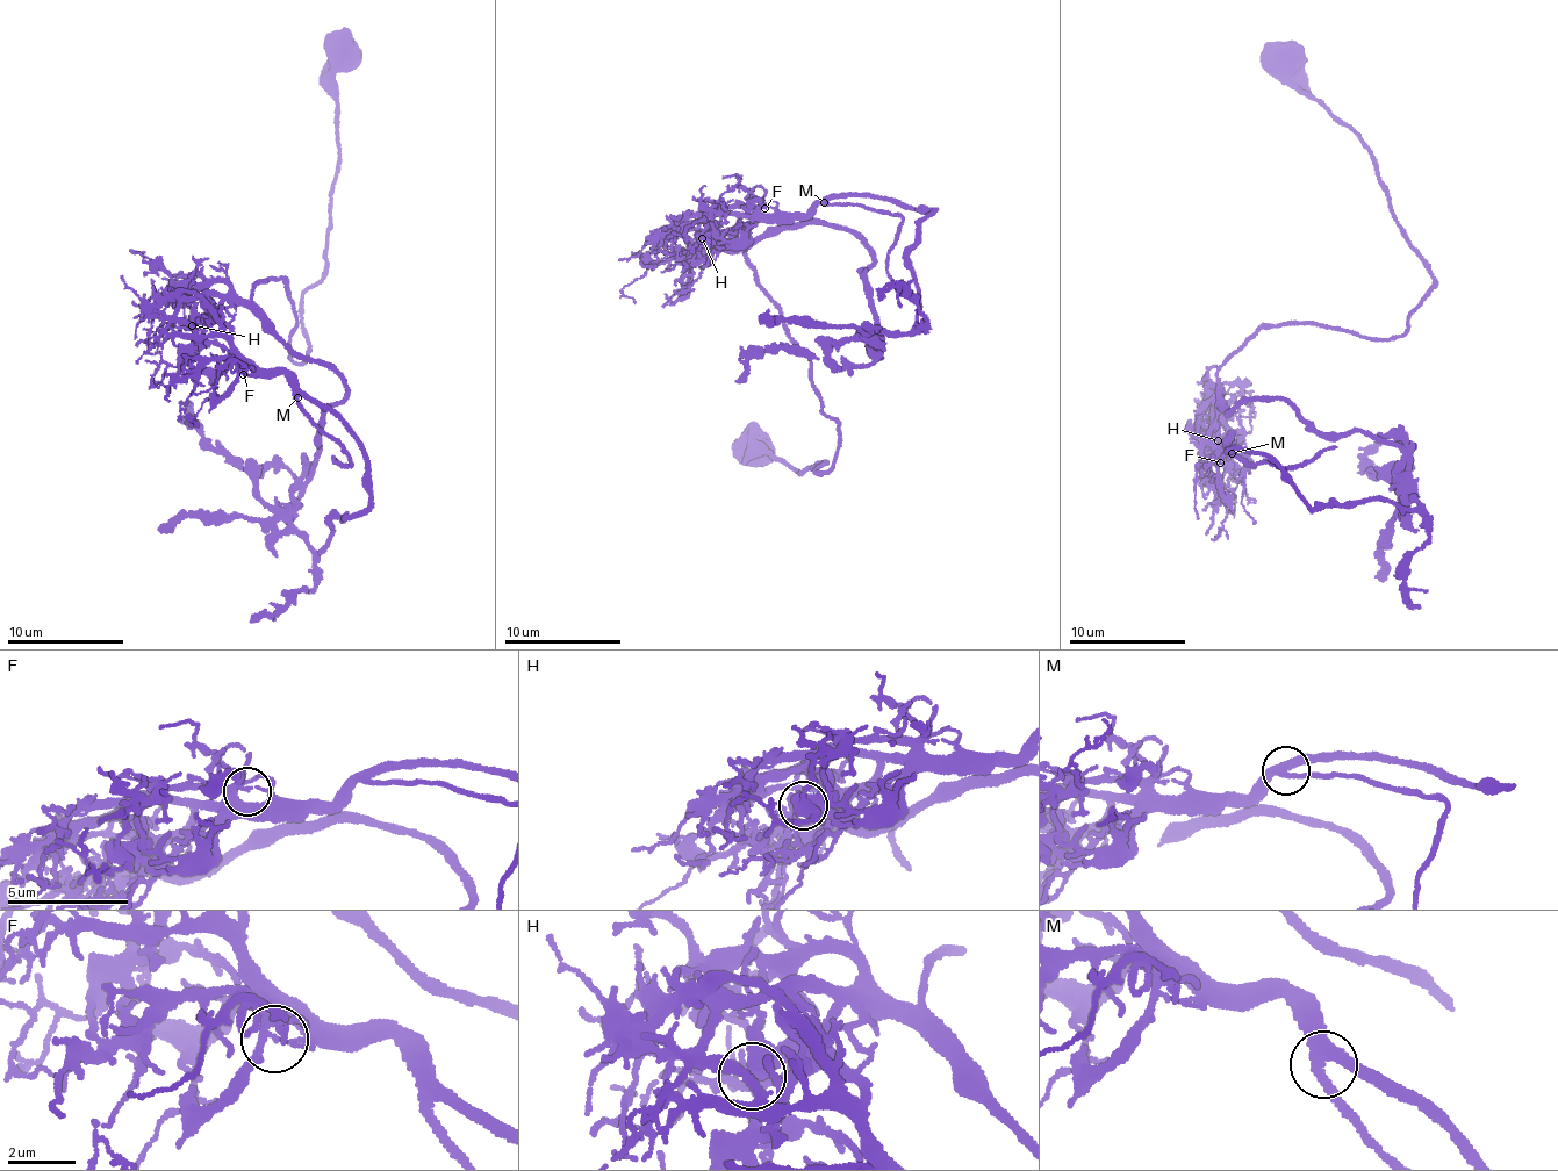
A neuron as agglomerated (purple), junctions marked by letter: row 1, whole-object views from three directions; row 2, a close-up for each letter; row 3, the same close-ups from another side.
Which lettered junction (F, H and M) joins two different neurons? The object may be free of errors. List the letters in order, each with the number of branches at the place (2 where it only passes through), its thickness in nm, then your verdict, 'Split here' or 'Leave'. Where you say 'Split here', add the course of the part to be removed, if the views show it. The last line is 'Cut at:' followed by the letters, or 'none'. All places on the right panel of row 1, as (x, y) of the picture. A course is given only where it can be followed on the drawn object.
F: Branches: 6. Thickness 160 nm. Leave
H: Branches: 3. Thickness 340 nm. Split here. Course of the part to remove: (1217, 439), (1218, 419), (1208, 440), (1277, 465), (1312, 507), (1413, 509), (1405, 443), (1378, 432)
M: Branches: 3. Thickness 280 nm. Leave
Cut at: H

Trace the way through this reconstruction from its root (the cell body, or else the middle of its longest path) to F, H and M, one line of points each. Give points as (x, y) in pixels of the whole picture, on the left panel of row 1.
F: (342, 50), (310, 352), (289, 361), (287, 284), (260, 282), (229, 306), (243, 374)
H: (342, 50), (330, 76), (327, 259), (301, 315), (310, 352), (289, 361), (296, 315), (281, 278), (192, 324)
M: (342, 50), (310, 352), (289, 361), (281, 278), (228, 311), (235, 349), (298, 397)

